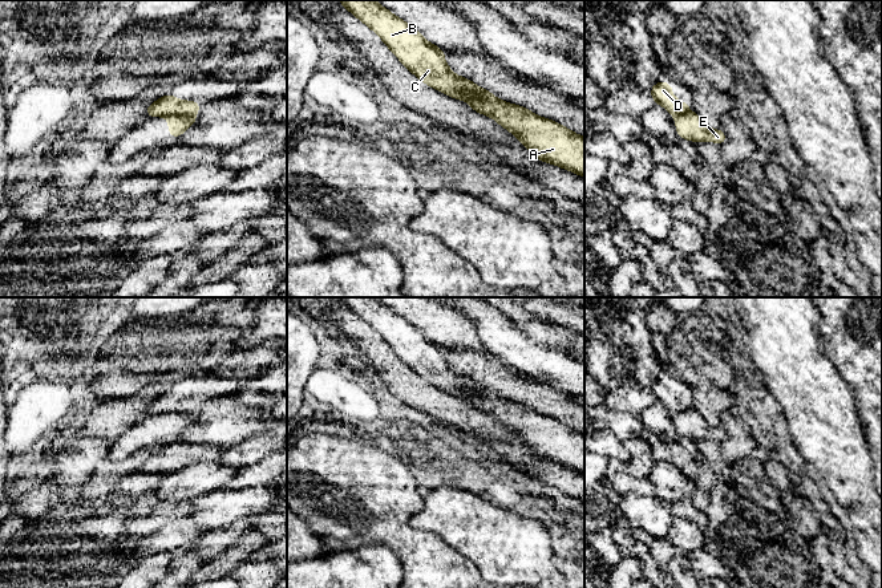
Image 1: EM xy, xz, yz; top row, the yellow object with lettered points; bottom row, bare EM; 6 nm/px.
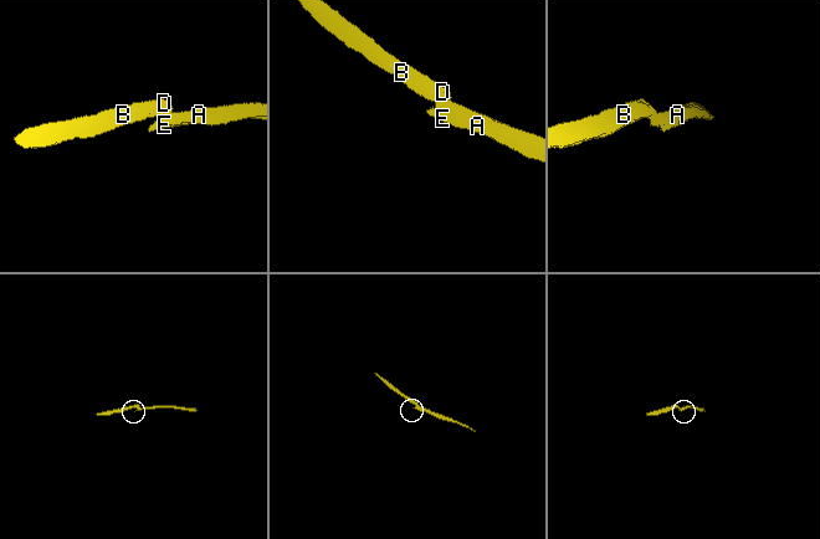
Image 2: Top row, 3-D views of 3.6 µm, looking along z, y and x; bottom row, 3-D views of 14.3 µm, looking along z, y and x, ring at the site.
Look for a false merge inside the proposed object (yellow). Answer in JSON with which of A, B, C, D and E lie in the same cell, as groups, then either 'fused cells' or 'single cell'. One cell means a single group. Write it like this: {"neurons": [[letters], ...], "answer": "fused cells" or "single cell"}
{"neurons": [["A", "E"], ["B", "C", "D"]], "answer": "fused cells"}

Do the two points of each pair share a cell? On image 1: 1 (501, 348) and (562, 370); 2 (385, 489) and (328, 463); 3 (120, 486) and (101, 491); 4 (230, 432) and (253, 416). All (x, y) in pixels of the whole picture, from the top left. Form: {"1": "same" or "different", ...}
{"1": "same", "2": "same", "3": "same", "4": "same"}

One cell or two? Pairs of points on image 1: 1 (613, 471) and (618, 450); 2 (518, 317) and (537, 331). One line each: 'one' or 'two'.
1: two
2: one

